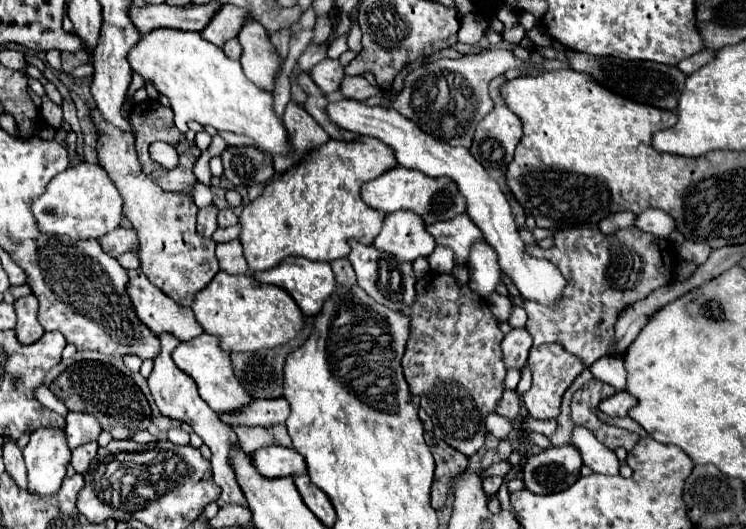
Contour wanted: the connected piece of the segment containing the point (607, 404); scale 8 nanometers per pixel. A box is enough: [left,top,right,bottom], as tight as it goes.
[599,391,637,417]

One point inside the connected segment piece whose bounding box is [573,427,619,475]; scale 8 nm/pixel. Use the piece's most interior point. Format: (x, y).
(595, 455)

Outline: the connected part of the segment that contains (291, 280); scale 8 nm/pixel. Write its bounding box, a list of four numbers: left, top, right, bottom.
[253,259,335,315]

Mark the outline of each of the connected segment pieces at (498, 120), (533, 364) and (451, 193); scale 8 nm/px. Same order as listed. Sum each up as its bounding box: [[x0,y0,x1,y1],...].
[[471,79,523,171],[523,343,585,419],[361,167,467,225]]

